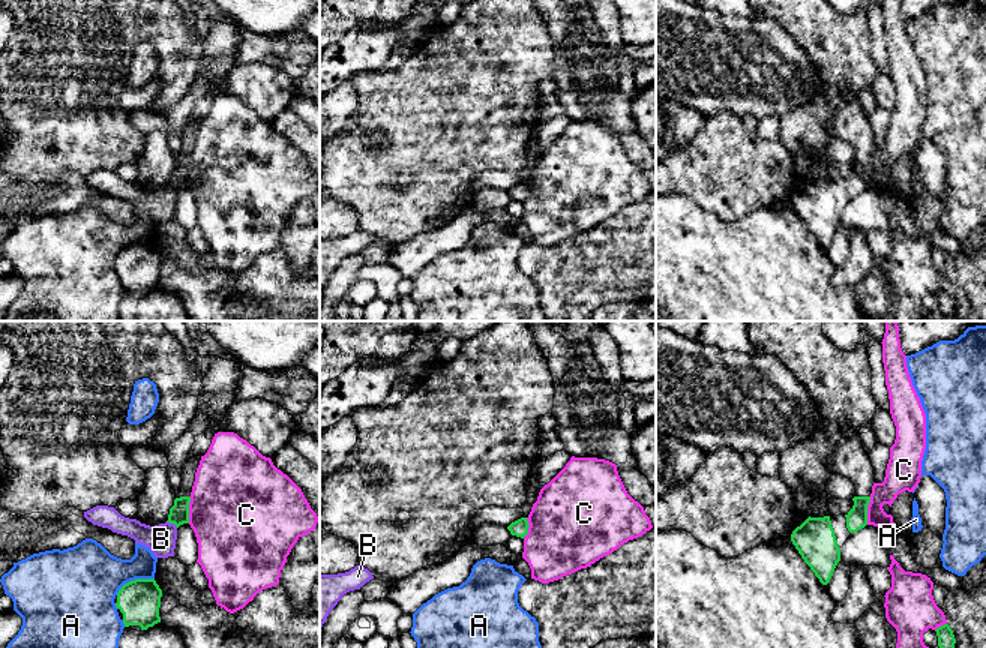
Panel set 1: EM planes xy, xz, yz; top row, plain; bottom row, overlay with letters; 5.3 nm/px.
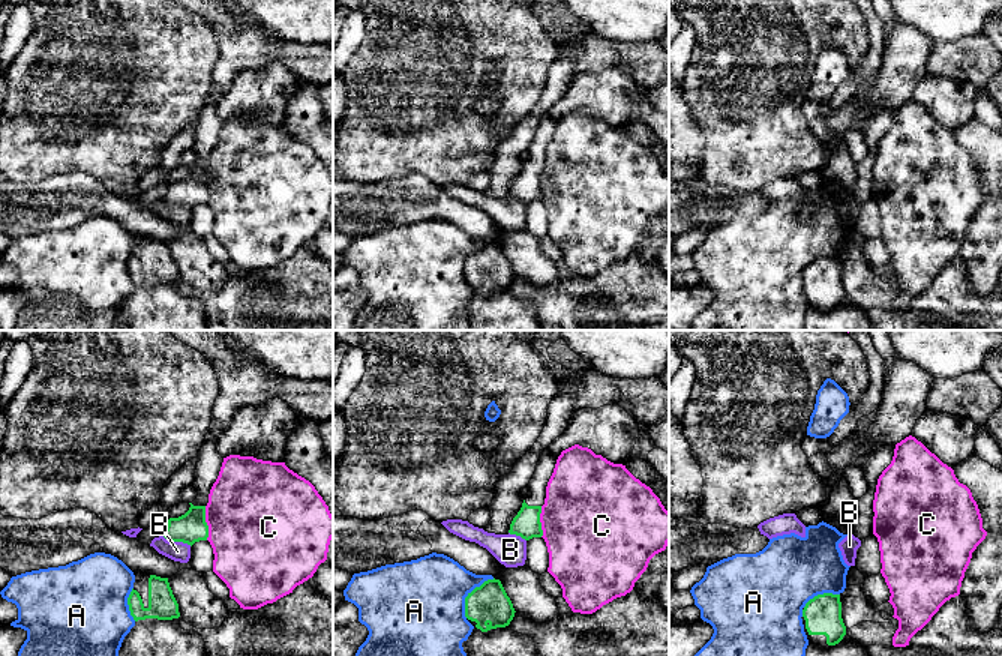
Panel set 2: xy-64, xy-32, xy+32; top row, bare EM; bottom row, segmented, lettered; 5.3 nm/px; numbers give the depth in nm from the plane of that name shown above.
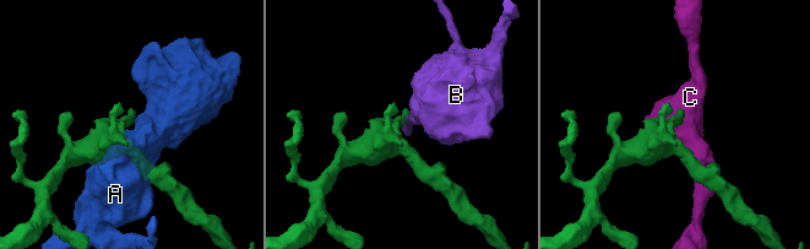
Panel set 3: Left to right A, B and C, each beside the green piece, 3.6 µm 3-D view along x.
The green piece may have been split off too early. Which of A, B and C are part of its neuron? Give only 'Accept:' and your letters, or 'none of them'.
Accept: none of them

